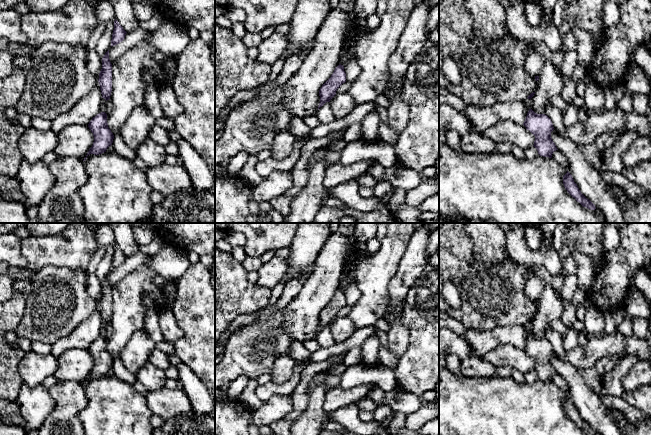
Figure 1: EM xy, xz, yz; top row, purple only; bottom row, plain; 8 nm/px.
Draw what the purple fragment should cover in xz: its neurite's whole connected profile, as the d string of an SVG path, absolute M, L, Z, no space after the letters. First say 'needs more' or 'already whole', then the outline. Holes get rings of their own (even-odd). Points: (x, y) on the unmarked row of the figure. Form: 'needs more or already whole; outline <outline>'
already whole; outline M339 288L331 301L322 309L319 314L320 327L318 330L318 334L322 331L326 326L330 326L330 324L336 319L337 313L346 306L346 297L344 295L344 290Z

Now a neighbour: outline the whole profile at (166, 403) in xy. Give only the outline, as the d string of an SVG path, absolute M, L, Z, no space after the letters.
M162 387L159 390L148 391L146 402L153 415L169 420L178 415L192 414L189 398L179 388Z

